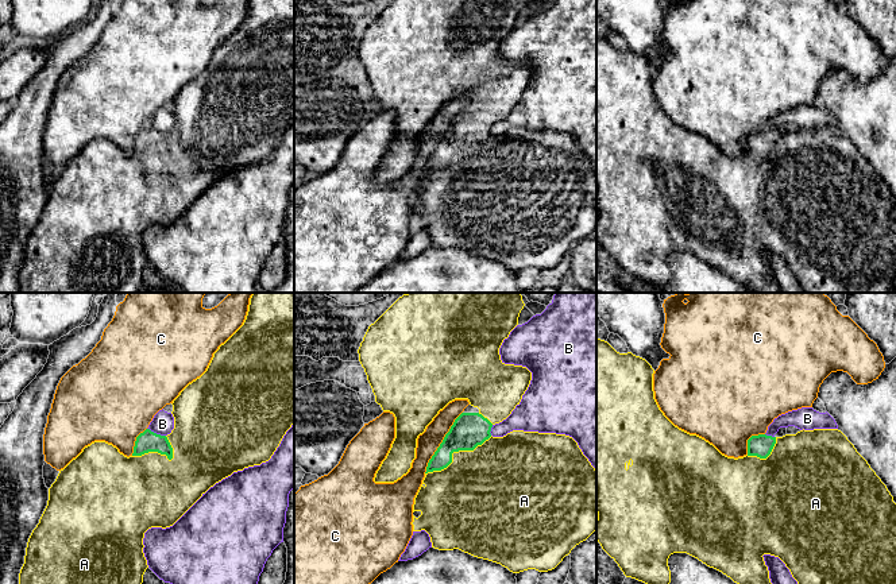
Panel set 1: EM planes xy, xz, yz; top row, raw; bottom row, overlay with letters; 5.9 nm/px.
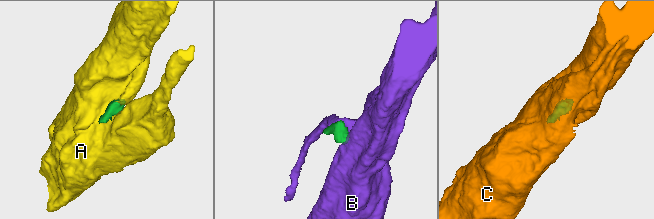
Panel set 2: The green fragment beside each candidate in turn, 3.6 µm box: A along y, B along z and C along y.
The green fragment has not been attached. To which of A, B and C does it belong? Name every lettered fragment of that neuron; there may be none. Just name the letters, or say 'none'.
A

